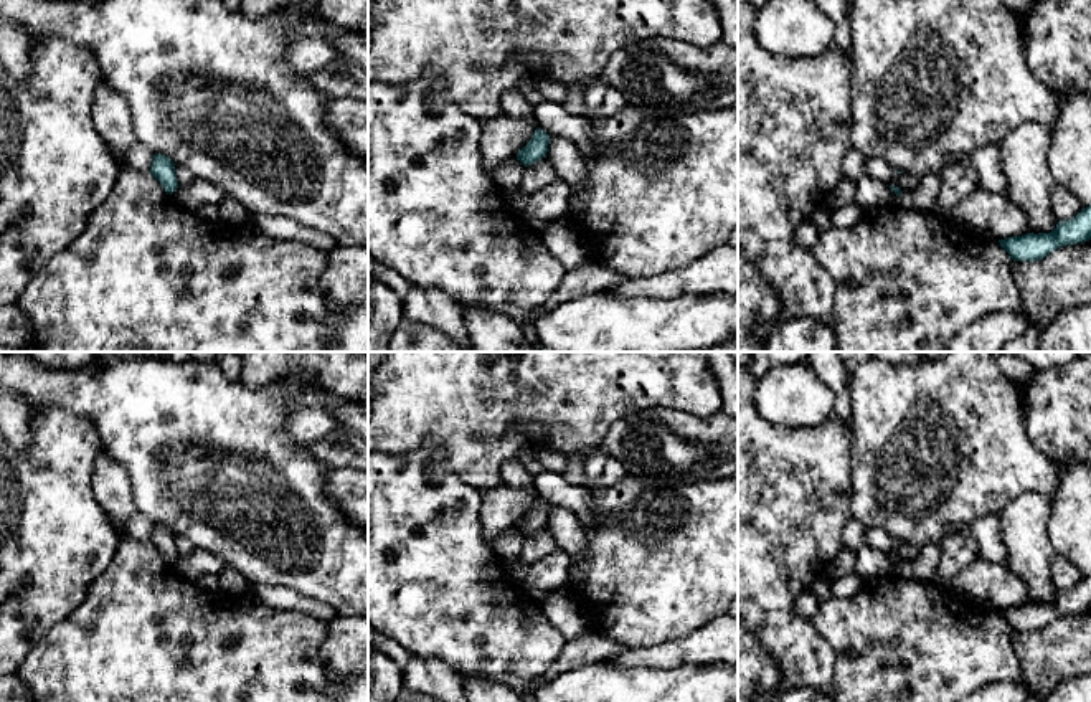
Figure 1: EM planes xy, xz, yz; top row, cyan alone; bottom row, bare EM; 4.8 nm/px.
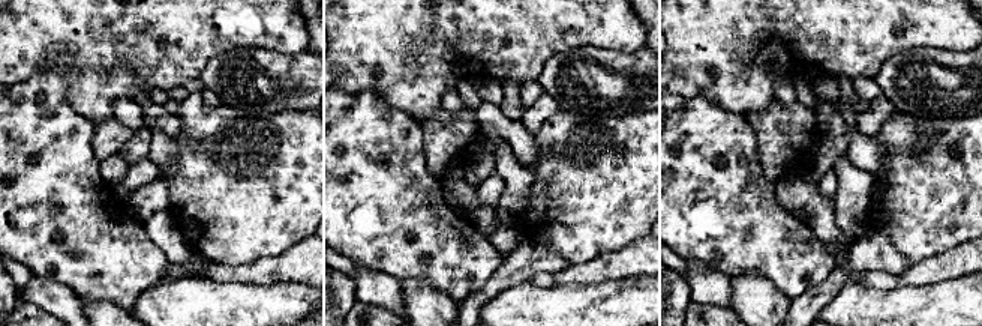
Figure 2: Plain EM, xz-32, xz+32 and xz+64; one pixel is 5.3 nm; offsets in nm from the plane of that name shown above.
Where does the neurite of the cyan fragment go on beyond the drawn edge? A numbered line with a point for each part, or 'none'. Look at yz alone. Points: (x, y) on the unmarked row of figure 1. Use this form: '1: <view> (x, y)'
none

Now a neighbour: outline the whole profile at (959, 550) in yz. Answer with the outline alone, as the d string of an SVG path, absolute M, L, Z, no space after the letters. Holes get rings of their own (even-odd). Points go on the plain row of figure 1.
M947 534L941 543L936 581L946 583L979 560L979 543L972 534Z

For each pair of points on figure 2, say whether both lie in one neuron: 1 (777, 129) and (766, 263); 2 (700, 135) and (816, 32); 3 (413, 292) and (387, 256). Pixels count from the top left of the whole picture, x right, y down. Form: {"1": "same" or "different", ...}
{"1": "different", "2": "different", "3": "different"}

